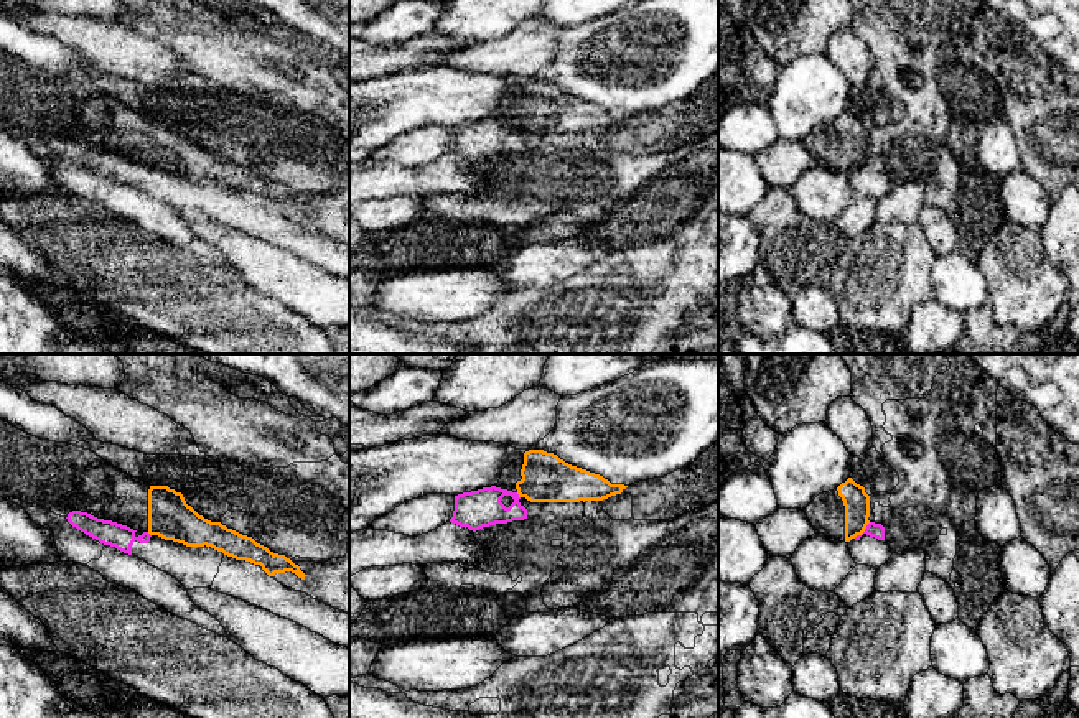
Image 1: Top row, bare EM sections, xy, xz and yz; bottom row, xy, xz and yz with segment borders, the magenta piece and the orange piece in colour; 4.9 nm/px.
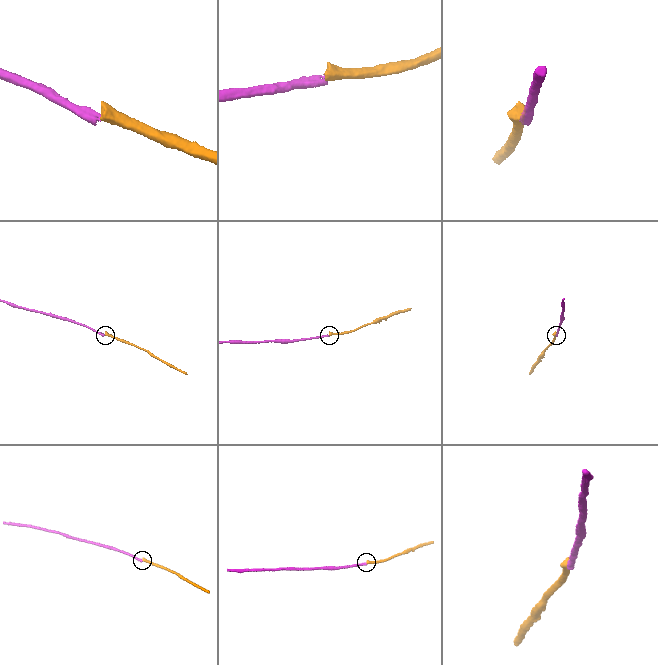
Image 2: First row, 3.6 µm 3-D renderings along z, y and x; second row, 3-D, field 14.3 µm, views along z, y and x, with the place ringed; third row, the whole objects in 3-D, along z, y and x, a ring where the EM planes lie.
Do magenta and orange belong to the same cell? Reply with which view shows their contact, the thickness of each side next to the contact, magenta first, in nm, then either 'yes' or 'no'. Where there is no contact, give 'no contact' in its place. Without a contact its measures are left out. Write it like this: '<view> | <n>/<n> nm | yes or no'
yz | 70/130 nm | no

